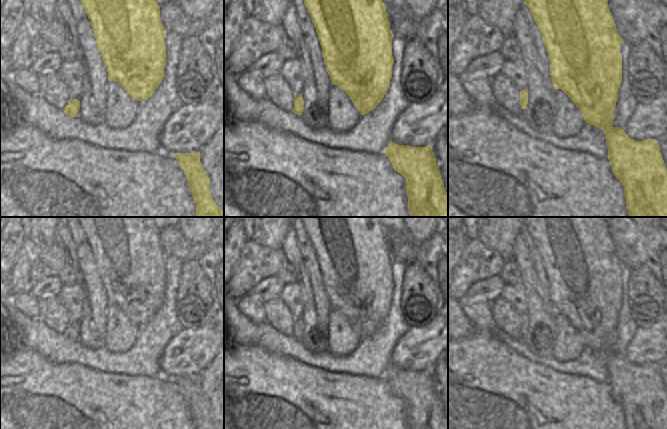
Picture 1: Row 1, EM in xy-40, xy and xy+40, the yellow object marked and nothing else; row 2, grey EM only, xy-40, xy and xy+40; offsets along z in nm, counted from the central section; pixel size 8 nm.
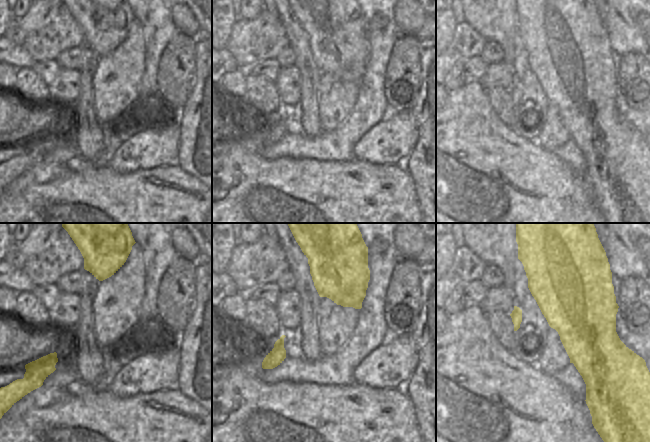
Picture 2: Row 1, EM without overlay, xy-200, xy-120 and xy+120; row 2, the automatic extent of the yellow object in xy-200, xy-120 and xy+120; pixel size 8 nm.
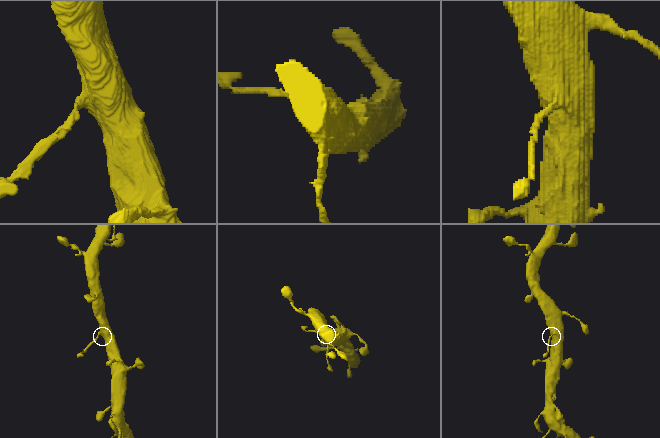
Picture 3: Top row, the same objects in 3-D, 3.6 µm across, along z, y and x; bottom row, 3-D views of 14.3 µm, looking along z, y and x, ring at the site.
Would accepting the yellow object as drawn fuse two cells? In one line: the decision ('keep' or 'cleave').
cleave

